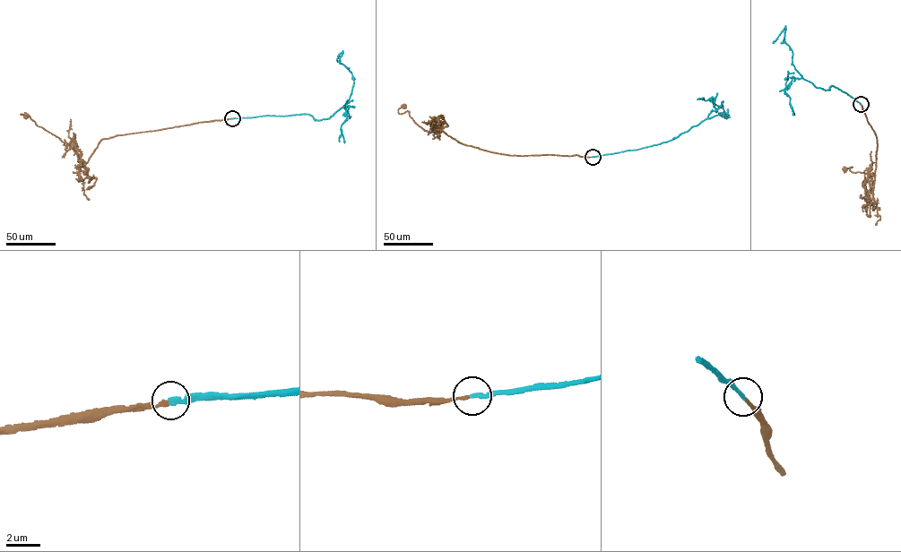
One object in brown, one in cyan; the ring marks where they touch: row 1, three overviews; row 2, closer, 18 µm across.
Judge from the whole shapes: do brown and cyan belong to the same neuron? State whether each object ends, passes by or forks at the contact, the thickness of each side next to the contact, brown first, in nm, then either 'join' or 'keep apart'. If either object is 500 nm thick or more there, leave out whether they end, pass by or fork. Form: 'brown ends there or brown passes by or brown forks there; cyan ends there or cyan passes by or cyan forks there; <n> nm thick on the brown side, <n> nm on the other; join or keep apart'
brown ends there; cyan ends there; 170 nm thick on the brown side, 260 nm on the other; join

